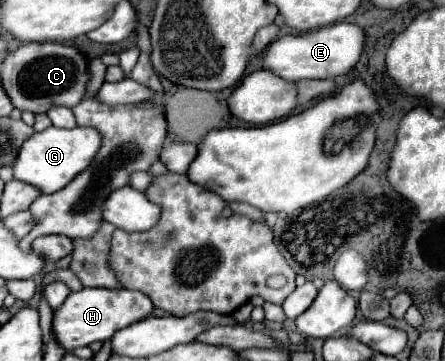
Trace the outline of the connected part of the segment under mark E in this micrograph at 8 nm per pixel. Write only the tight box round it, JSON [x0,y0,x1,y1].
[261,22,365,82]

